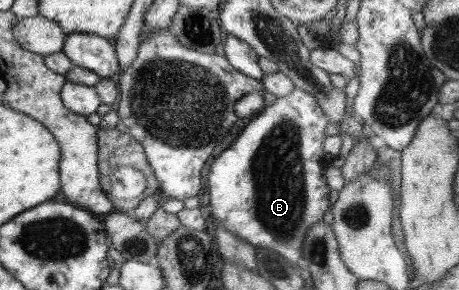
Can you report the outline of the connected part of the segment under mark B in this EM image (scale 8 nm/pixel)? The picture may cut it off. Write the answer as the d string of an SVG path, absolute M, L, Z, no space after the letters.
M294 87L285 97L264 107L210 166L208 193L212 217L236 237L248 241L255 249L270 249L290 261L290 265L306 268L302 257L302 245L310 227L323 219L334 192L324 176L323 159L325 129L328 126L326 113L318 107L315 98L306 91Z

